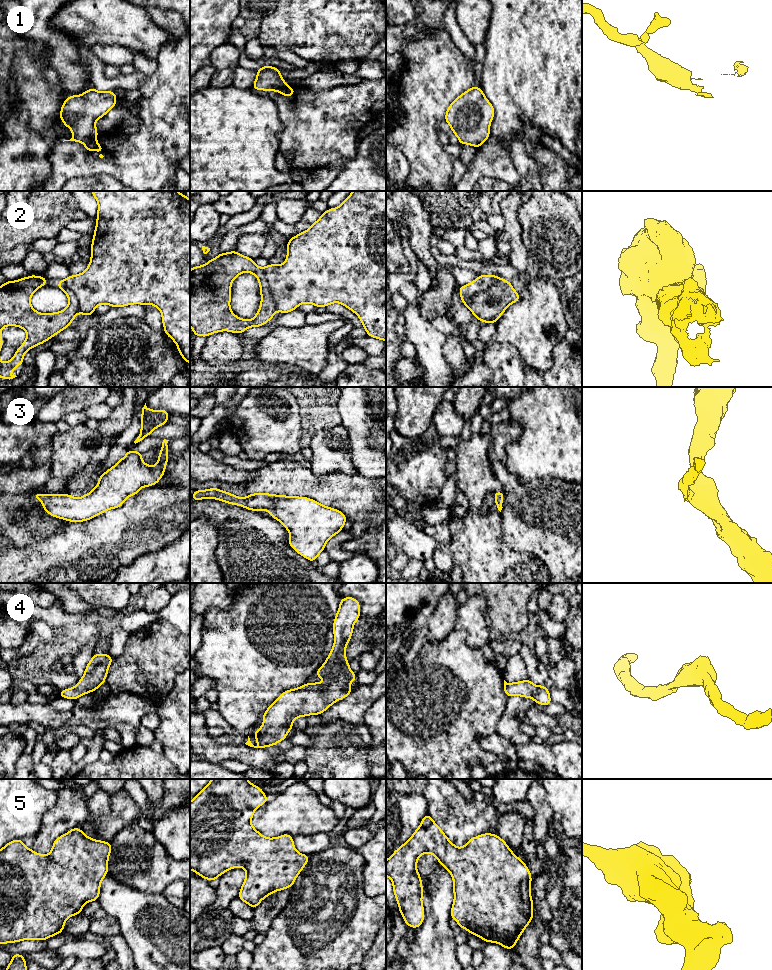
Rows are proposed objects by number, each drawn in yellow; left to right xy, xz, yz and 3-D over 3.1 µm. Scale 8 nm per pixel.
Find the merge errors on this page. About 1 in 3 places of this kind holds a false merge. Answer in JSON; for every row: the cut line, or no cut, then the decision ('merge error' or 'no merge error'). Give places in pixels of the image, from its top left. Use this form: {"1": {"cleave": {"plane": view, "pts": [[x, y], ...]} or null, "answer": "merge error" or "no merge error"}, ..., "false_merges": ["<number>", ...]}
{"1": {"cleave": {"plane": "xy", "pts": [[94, 139], [85, 144]]}, "answer": "merge error"}, "2": {"cleave": {"plane": "xz", "pts": [[263, 268], [267, 286], [276, 309]]}, "answer": "merge error"}, "3": {"cleave": null, "answer": "no merge error"}, "4": {"cleave": null, "answer": "no merge error"}, "5": {"cleave": null, "answer": "no merge error"}, "false_merges": ["1", "2"]}

